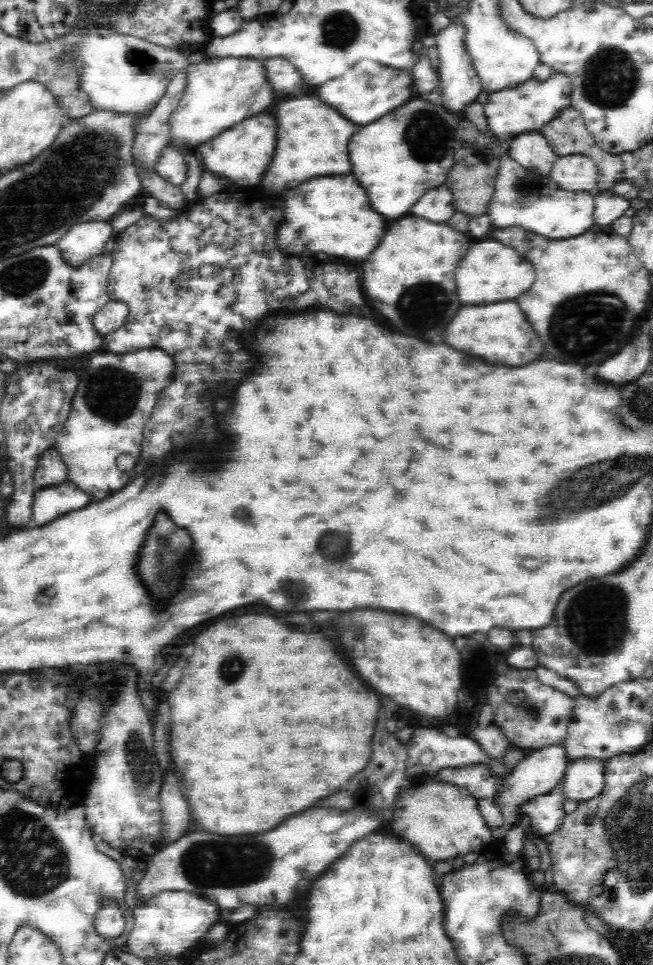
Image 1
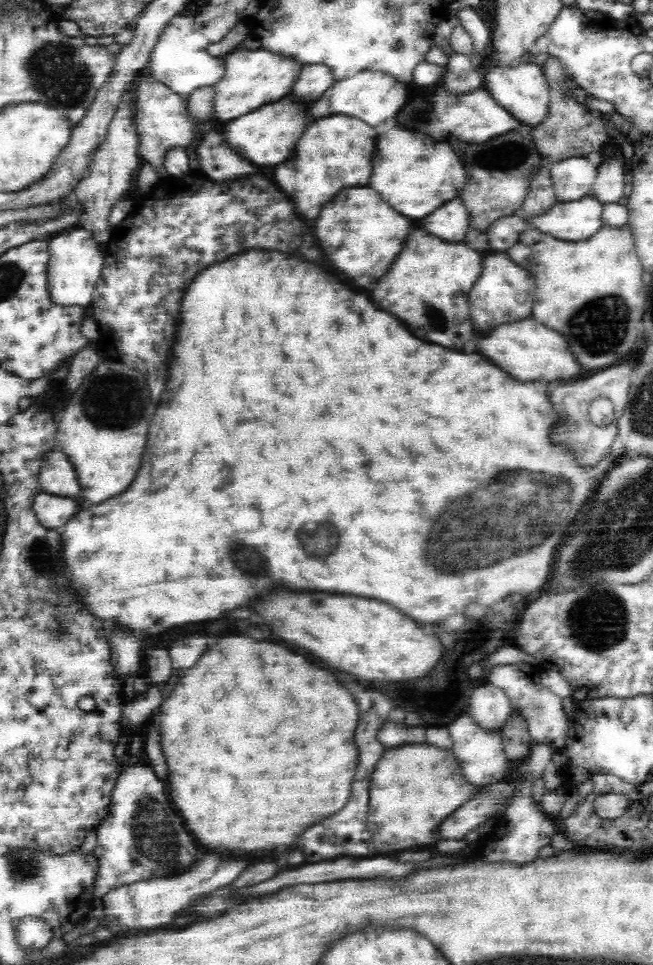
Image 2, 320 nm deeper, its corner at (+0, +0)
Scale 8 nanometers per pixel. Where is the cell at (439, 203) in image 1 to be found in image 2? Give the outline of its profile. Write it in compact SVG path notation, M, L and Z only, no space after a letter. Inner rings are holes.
M461 198L448 200L444 206L438 206L434 212L422 220L422 226L438 237L447 241L463 241L469 229L469 214Z

